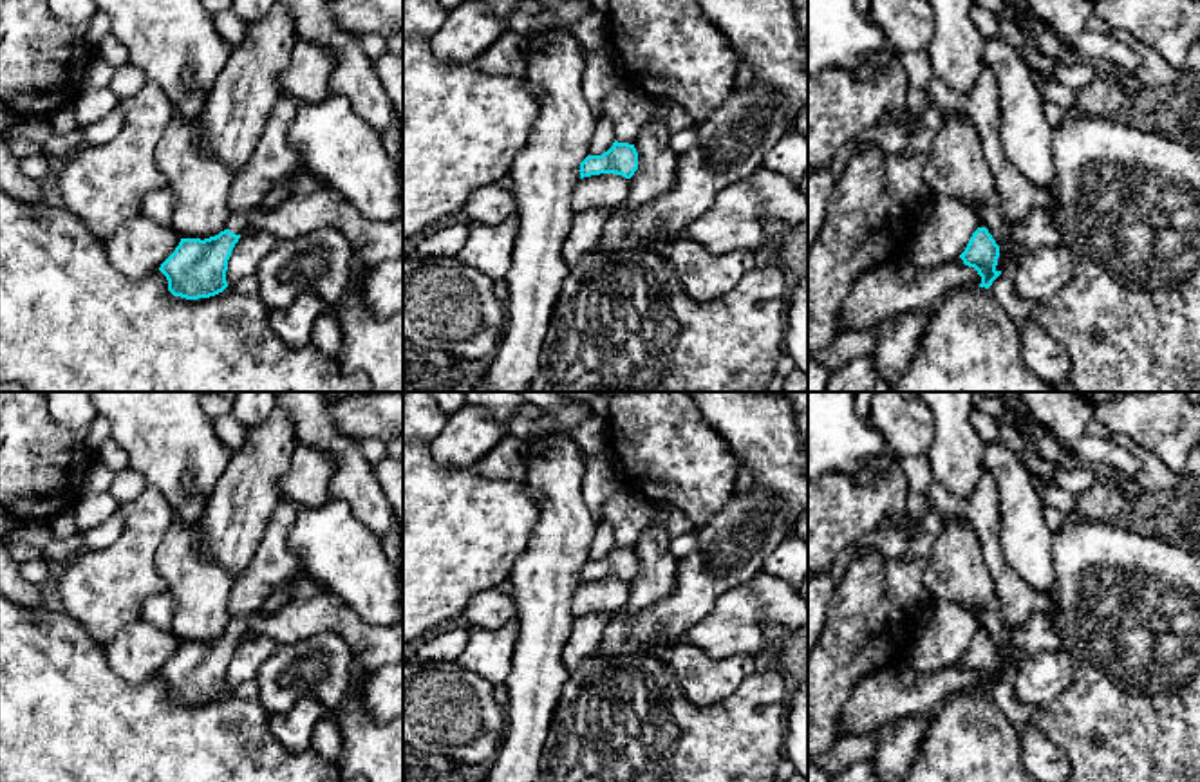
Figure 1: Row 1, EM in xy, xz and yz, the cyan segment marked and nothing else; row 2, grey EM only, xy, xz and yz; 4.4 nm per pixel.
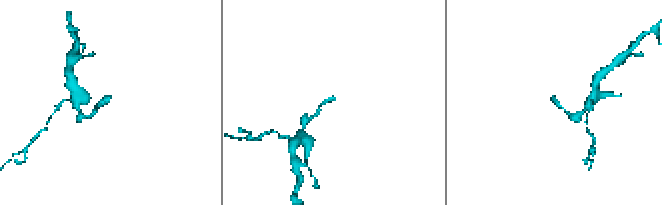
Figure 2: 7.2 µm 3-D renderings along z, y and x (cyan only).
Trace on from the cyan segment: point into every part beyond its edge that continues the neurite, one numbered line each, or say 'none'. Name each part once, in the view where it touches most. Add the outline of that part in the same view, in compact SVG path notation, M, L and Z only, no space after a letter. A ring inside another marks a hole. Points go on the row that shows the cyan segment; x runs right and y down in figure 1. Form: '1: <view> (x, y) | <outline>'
1: xy (378, 241) | M327 184L309 193L287 195L273 209L235 213L228 222L235 235L267 231L278 240L298 238L325 226L340 229L369 267L403 256L403 215L396 220L367 220Z

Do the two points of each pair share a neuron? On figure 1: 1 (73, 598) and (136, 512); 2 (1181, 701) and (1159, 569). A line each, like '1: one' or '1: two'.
1: one
2: one

